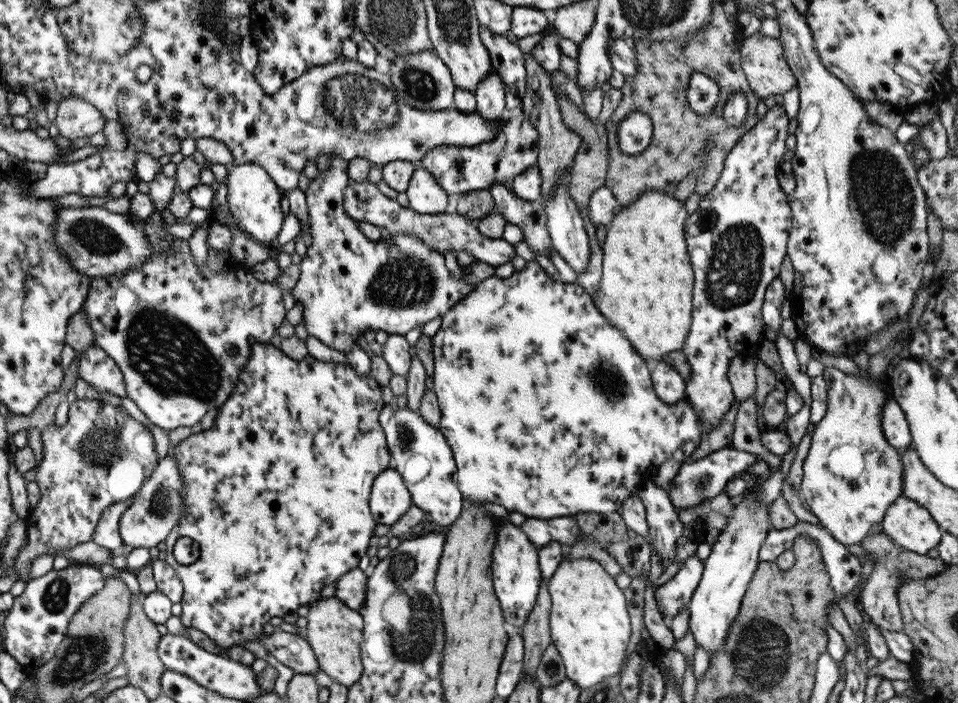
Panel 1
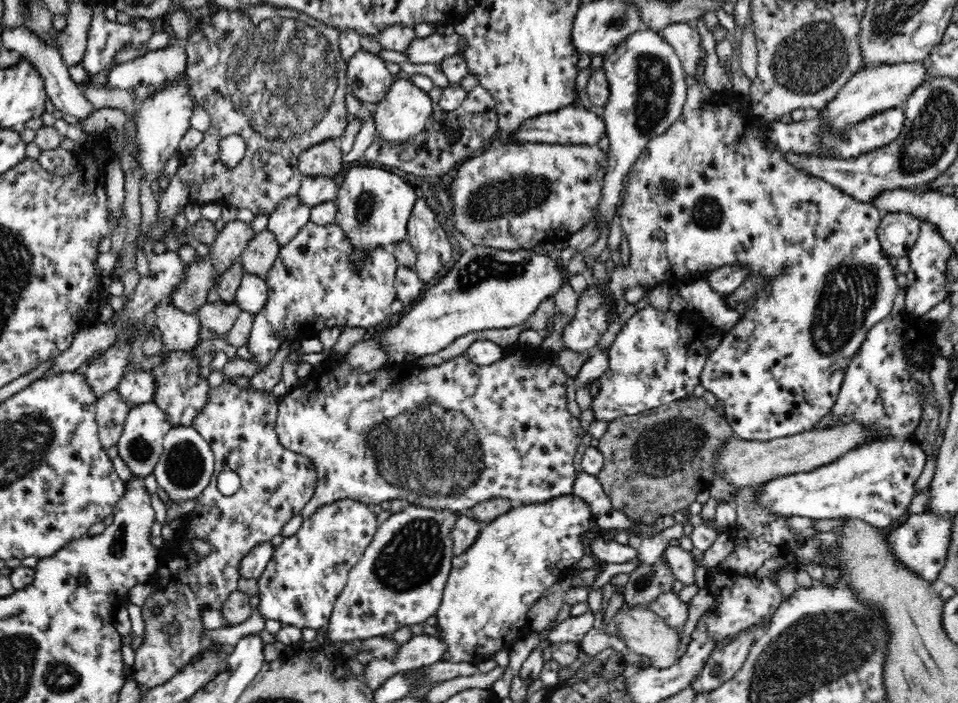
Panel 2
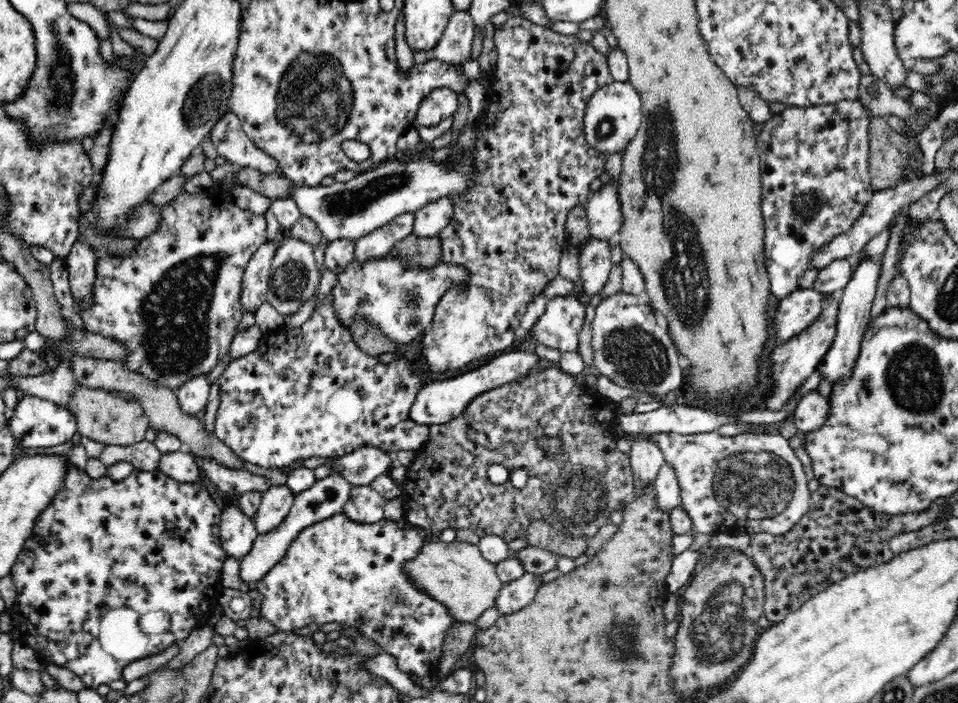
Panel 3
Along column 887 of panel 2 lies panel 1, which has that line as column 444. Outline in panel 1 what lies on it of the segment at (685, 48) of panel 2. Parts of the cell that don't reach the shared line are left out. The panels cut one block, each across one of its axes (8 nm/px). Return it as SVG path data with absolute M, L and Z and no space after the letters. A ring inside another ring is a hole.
M330 156L330 159L331 166L325 171L319 170L319 178L311 181L308 190L305 192L308 215L310 215L310 235L312 237L312 244L307 247L306 256L302 257L299 263L300 277L293 288L295 305L302 306L302 310L304 310L303 324L309 336L318 338L322 344L326 344L326 346L338 350L338 352L350 352L352 346L358 343L358 338L360 338L362 334L364 335L365 332L369 330L372 332L380 332L380 330L382 330L382 332L387 332L389 335L405 334L418 326L426 325L426 323L434 320L434 318L444 316L446 312L450 312L450 310L456 306L456 302L464 300L464 298L474 290L474 285L468 282L463 274L459 278L456 278L454 274L448 271L444 253L440 253L440 251L428 247L428 245L424 243L424 240L420 239L418 235L414 235L414 232L394 232L392 236L386 236L386 239L380 240L370 240L365 234L362 234L360 228L358 228L358 221L350 218L350 216L344 212L343 192L351 181L347 174L348 162L342 160L340 156Z

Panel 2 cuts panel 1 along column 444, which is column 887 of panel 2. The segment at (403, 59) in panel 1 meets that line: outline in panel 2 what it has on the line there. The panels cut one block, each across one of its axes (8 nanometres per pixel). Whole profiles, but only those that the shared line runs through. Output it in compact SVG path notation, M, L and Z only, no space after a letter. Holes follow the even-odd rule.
M923 62L862 68L828 103L828 106L822 109L822 119L830 123L831 130L835 134L840 134L840 130L857 124L868 116L890 110L890 108L904 109L904 102L927 78L929 78L928 71L924 69Z

